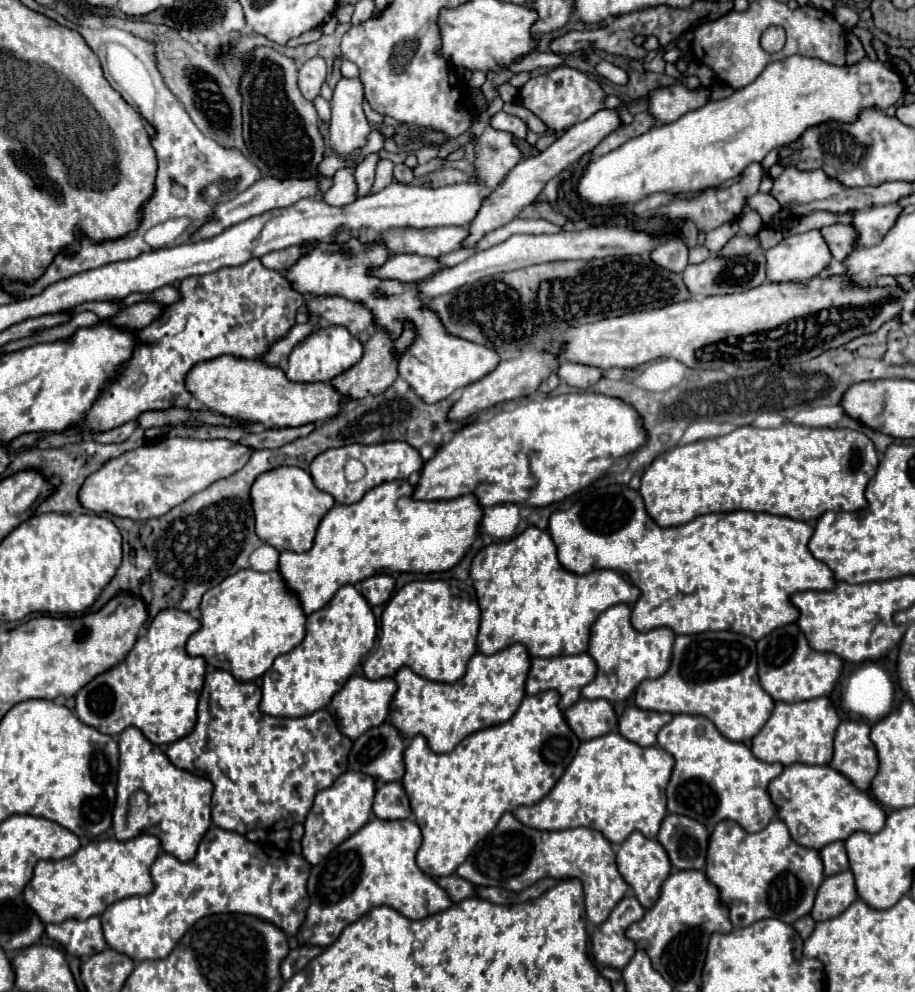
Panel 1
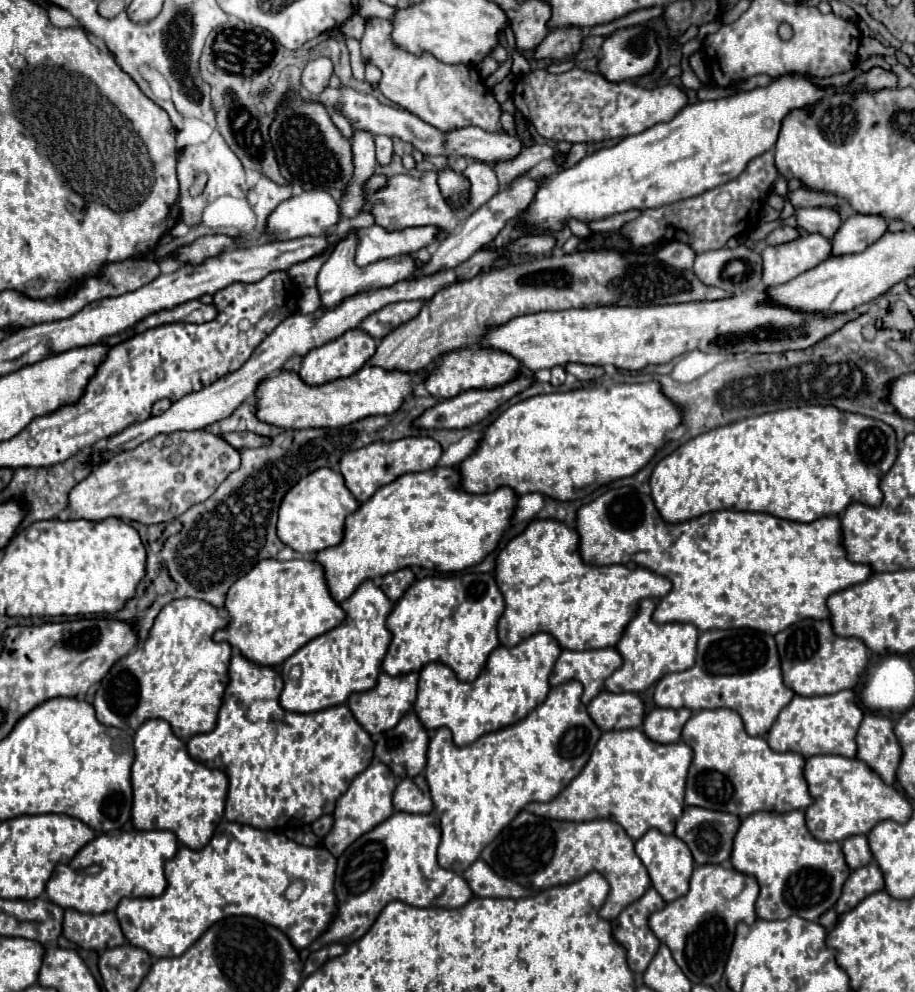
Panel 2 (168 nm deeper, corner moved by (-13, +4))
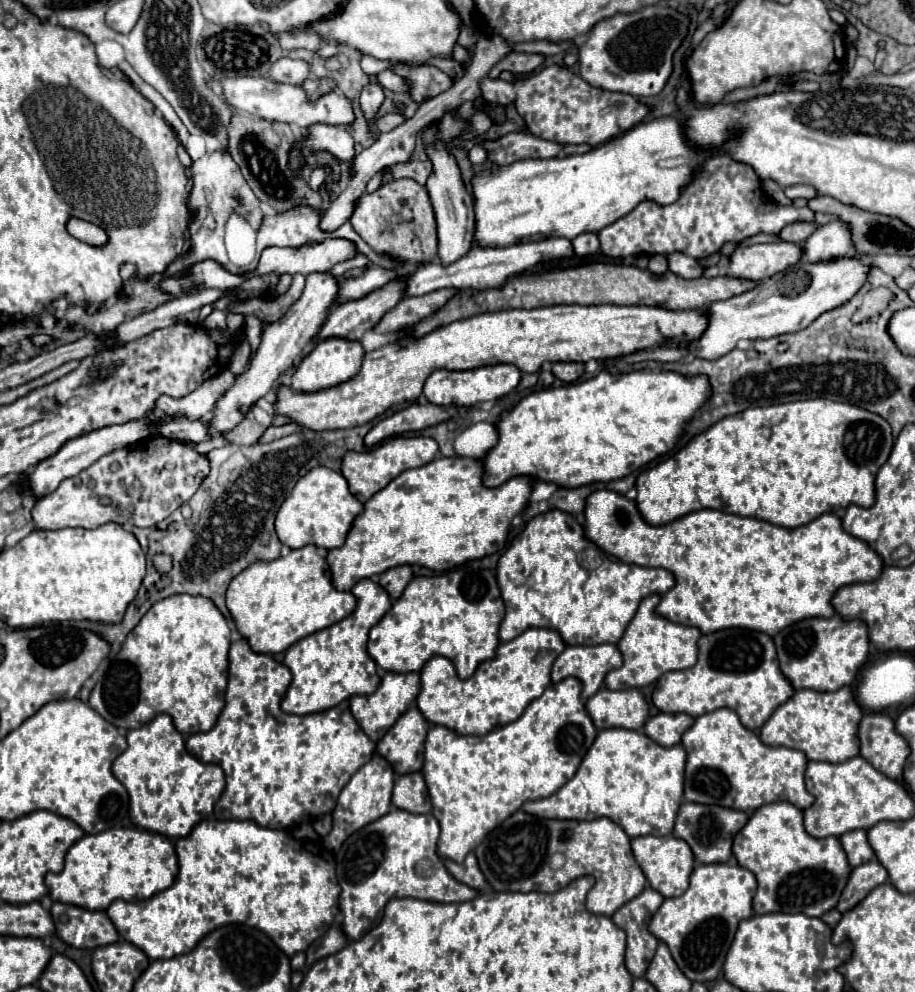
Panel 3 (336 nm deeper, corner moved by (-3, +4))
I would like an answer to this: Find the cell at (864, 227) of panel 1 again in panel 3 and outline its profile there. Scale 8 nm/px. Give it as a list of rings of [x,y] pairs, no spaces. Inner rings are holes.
[[[840,219],[822,225],[802,243],[802,257],[810,263],[820,261],[832,261],[846,257],[848,249],[852,247],[852,241],[848,237],[848,229],[840,225]]]

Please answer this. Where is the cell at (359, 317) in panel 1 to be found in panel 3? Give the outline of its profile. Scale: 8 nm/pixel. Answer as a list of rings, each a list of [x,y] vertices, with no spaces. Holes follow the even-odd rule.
[[[438,289],[420,297],[404,297],[398,301],[398,305],[392,311],[388,311],[382,317],[380,325],[376,325],[374,331],[388,333],[388,331],[412,327],[420,323],[424,317],[430,317],[436,311],[440,311],[456,293],[458,289]]]

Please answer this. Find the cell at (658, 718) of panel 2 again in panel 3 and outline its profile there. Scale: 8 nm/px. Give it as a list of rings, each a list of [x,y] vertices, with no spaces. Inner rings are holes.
[[[658,713],[646,721],[644,733],[648,733],[648,737],[652,737],[658,745],[674,747],[680,743],[682,733],[692,725],[694,719],[686,713]]]

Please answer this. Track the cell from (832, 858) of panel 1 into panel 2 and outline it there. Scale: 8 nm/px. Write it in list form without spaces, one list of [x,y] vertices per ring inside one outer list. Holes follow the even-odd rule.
[[[854,835],[842,841],[842,851],[850,869],[858,869],[872,861],[872,851],[868,847],[868,839],[864,835]]]

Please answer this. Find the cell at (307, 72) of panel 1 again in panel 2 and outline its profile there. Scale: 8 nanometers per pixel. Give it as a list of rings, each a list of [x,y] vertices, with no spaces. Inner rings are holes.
[[[318,57],[314,61],[310,61],[304,71],[302,71],[302,87],[310,93],[310,95],[320,95],[326,87],[328,81],[334,73],[334,65],[328,57]]]

